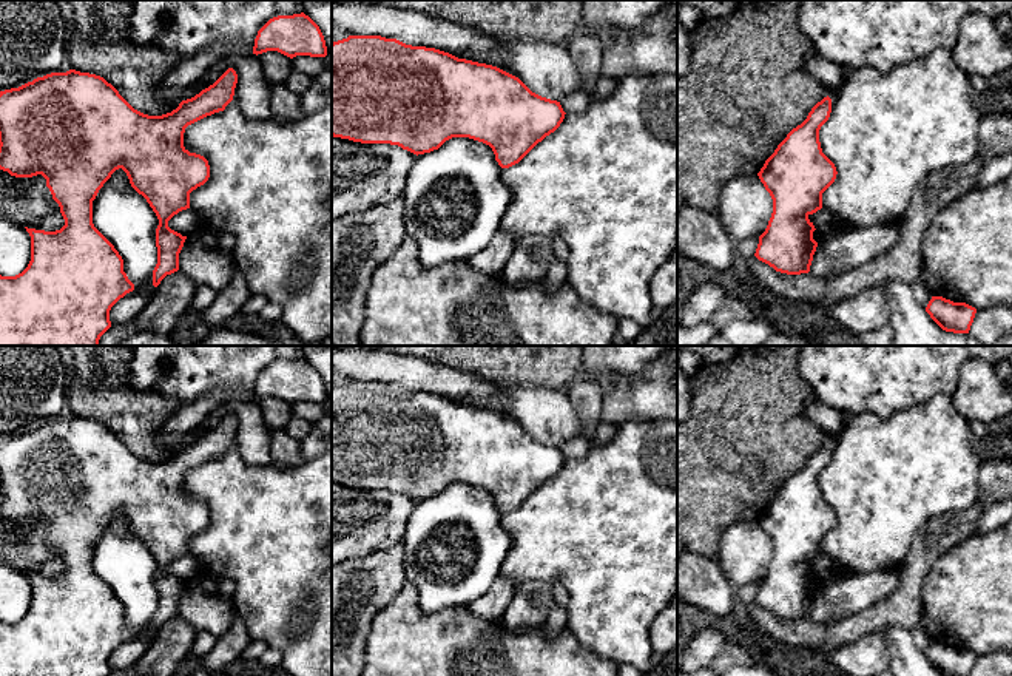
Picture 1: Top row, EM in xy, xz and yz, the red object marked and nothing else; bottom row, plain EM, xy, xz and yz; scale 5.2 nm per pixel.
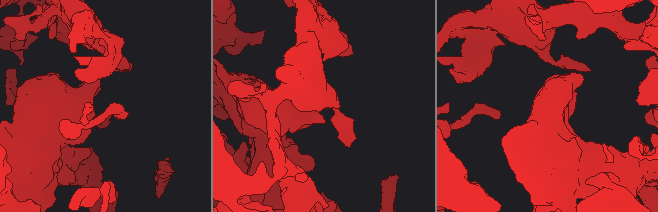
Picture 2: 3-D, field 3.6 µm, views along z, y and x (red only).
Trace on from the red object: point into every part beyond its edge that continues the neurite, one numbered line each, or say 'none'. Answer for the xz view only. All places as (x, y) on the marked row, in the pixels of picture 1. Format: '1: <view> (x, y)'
1: xz (605, 182)

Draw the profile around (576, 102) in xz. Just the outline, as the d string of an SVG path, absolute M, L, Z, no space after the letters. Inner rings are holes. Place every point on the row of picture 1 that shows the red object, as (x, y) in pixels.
M580 90L563 97L560 100L560 105L565 113L577 114L577 113L585 111L589 106L591 100L592 99L589 93L586 93L585 90Z

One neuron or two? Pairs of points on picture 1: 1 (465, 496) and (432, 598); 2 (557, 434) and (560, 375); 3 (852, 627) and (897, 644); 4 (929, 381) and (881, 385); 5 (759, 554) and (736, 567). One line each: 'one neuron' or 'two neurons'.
1: one neuron
2: two neurons
3: two neurons
4: one neuron
5: one neuron

